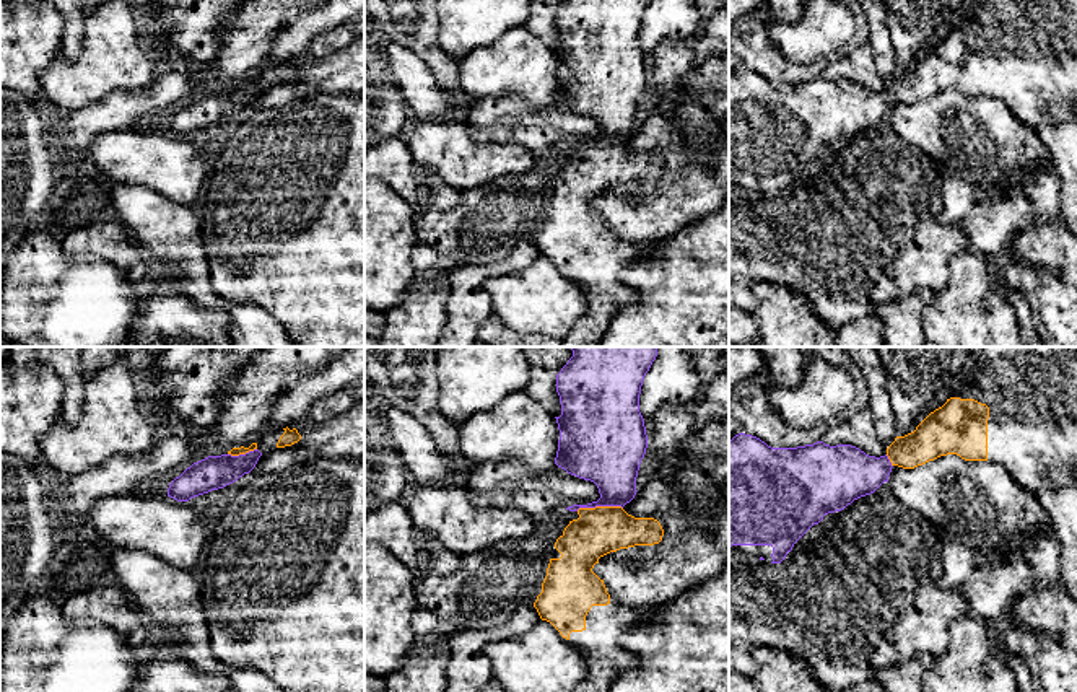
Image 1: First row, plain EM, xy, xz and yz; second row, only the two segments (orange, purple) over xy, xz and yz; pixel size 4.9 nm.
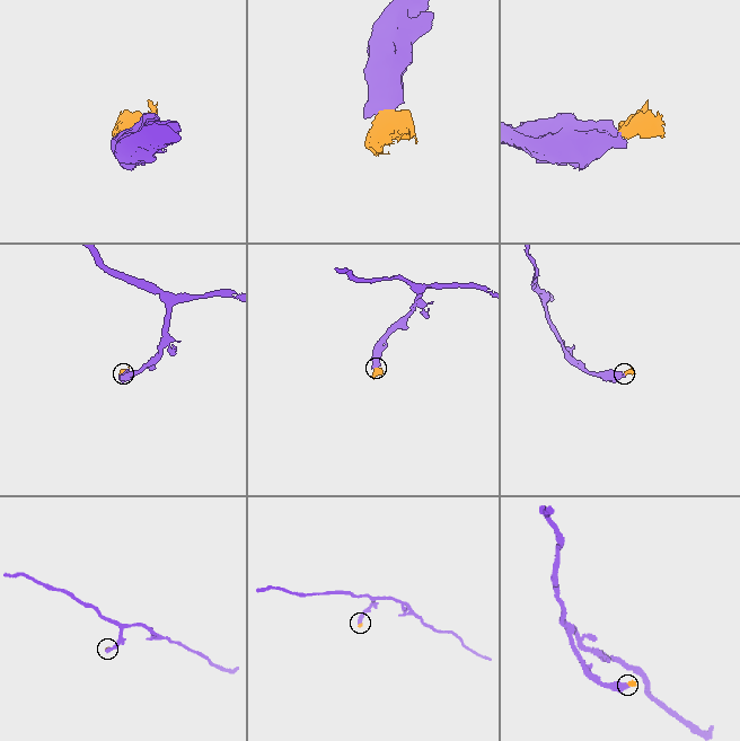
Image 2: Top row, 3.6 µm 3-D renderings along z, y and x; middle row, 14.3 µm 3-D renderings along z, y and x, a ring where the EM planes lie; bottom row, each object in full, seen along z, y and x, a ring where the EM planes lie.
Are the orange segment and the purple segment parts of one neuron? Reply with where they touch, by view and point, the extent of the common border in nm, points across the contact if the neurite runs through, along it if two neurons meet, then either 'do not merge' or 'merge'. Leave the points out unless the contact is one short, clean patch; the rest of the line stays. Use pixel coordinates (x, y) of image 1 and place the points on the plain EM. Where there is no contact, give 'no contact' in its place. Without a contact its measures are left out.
xz (599, 142) | 240 nm | across xz (597, 166), (599, 142), (610, 131), (610, 93) | merge

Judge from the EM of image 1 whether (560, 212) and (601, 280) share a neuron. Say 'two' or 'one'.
one

